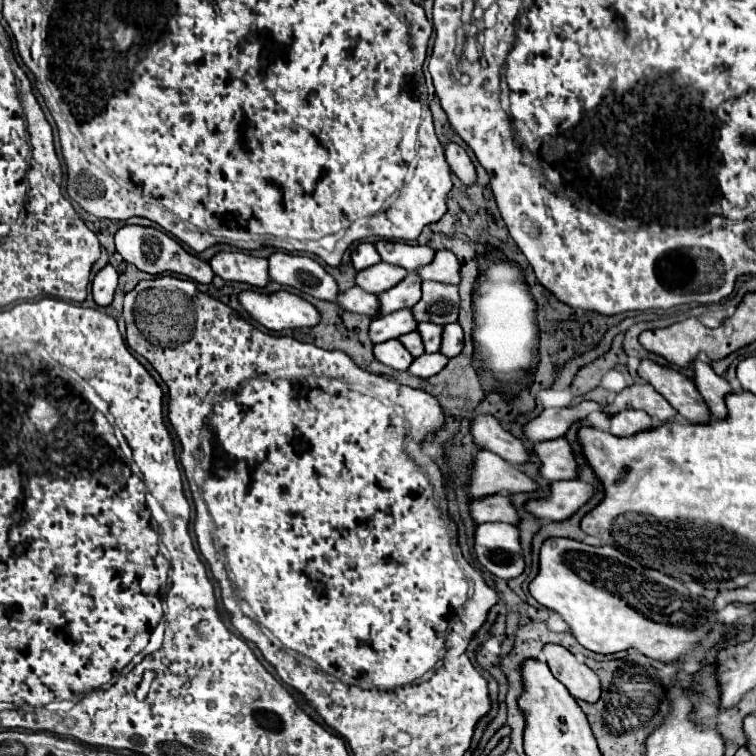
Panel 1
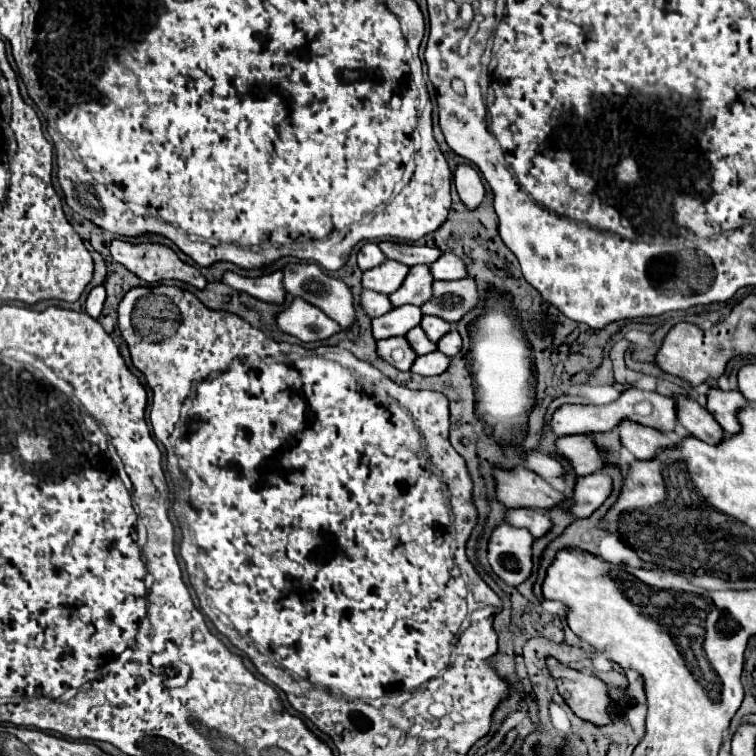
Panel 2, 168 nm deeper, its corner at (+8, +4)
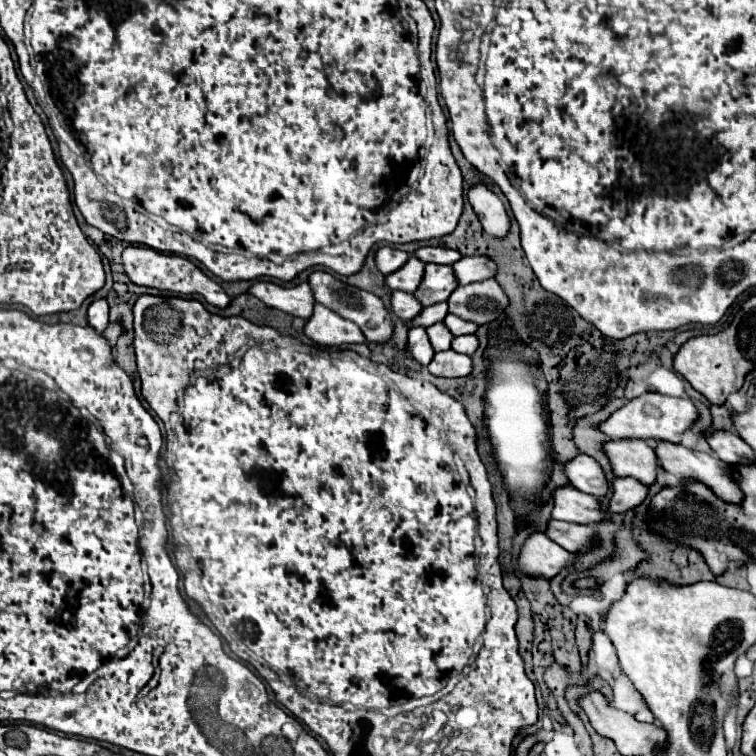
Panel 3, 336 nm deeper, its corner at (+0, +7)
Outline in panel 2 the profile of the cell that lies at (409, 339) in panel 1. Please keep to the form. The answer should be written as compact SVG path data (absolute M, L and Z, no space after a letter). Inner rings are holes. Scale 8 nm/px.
M419 325L413 327L413 331L409 331L405 337L407 337L407 341L411 343L411 347L415 349L417 355L427 355L431 351L437 351L437 343L433 343Z

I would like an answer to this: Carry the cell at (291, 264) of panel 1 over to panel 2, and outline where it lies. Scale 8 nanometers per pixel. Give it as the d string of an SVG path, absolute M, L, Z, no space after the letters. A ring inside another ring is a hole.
M309 263L289 265L289 267L285 267L283 275L285 275L283 285L291 295L301 297L301 299L309 301L311 305L319 307L325 315L329 315L333 321L337 321L343 329L347 329L355 323L357 313L355 313L355 305L353 305L353 295L351 295L351 289L341 279L333 279L333 277L325 275L317 265L309 265Z

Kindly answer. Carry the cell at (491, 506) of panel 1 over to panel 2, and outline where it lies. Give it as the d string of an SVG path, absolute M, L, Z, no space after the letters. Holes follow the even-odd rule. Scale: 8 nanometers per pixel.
M509 509L507 523L515 527L525 527L537 539L545 537L553 527L551 519L543 511L537 511L537 509Z

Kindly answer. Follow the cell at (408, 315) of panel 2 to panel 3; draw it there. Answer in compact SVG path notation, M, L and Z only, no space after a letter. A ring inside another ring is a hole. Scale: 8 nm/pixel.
M439 302L439 304L423 308L421 316L417 316L417 320L407 320L407 328L429 326L429 324L435 324L435 322L443 322L445 316L447 316L447 302Z

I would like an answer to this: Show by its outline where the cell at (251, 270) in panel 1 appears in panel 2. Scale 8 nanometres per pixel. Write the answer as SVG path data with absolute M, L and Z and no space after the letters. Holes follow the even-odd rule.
M273 271L261 277L241 277L235 273L225 273L223 275L223 283L227 283L229 287L233 287L235 291L247 293L255 299L261 299L265 303L275 303L281 305L285 301L285 287L283 287L283 273L281 271Z

